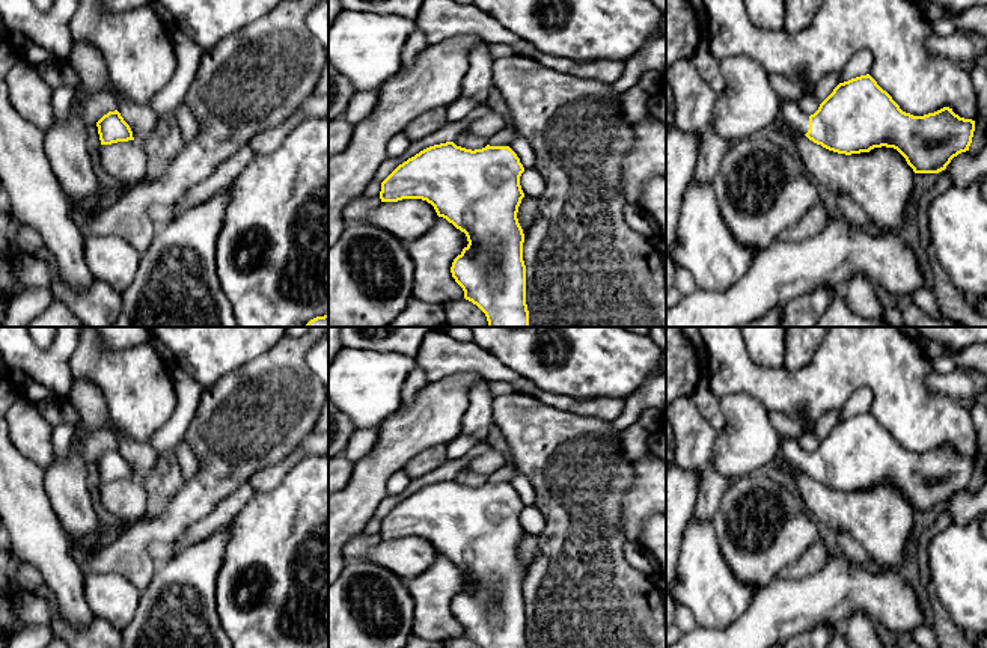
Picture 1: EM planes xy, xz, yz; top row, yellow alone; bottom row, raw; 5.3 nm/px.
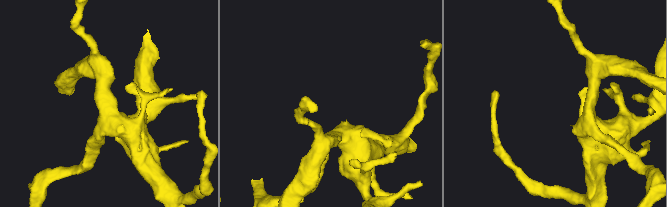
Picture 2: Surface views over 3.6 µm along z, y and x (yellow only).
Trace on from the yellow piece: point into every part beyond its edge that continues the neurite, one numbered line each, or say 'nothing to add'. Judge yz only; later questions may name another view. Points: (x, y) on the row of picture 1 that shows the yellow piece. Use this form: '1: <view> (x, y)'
1: yz (790, 113)

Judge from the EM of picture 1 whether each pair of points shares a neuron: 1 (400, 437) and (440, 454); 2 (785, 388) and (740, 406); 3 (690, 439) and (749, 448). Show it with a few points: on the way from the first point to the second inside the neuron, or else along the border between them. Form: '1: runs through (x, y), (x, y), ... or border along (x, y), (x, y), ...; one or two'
1: border along (445, 443), (419, 451), (403, 467); two
2: border along (721, 400), (728, 395), (748, 394), (769, 410); two
3: border along (716, 434), (713, 466), (728, 476); two

